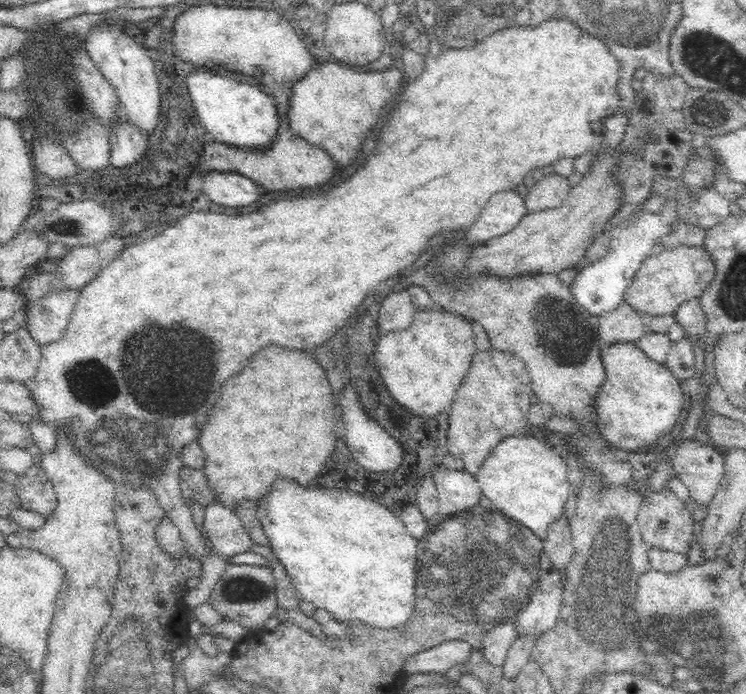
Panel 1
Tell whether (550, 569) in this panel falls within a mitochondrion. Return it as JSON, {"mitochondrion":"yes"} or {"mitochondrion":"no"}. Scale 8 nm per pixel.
{"mitochondrion":"no"}

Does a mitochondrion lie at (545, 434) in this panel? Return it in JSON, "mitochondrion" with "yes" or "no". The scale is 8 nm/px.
{"mitochondrion":"no"}

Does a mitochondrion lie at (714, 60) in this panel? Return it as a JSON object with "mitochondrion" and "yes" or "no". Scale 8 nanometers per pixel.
{"mitochondrion":"yes"}

